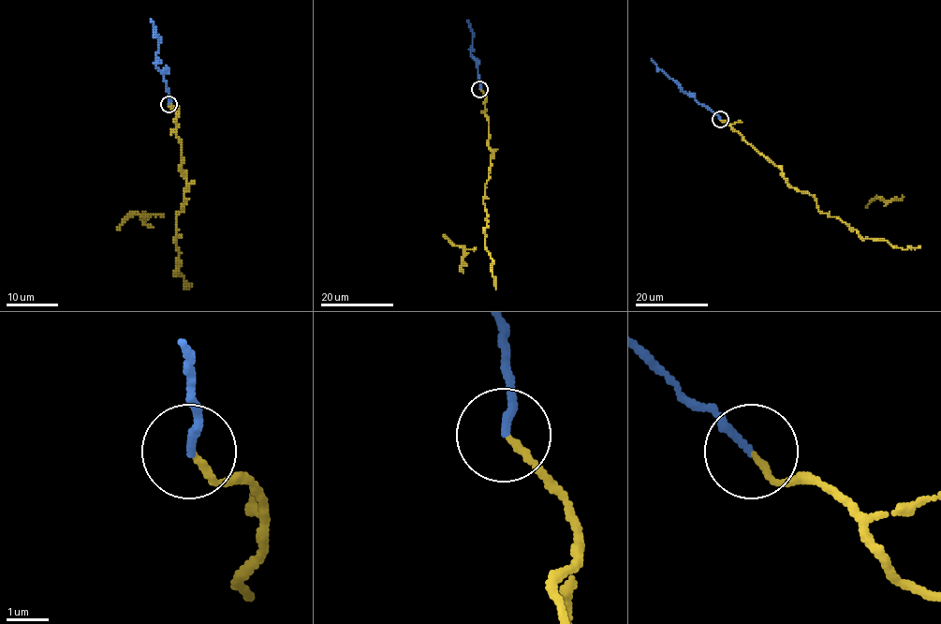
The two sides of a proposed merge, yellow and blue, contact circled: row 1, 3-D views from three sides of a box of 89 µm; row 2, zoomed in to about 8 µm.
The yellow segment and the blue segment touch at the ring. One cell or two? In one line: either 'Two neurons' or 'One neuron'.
One neuron

